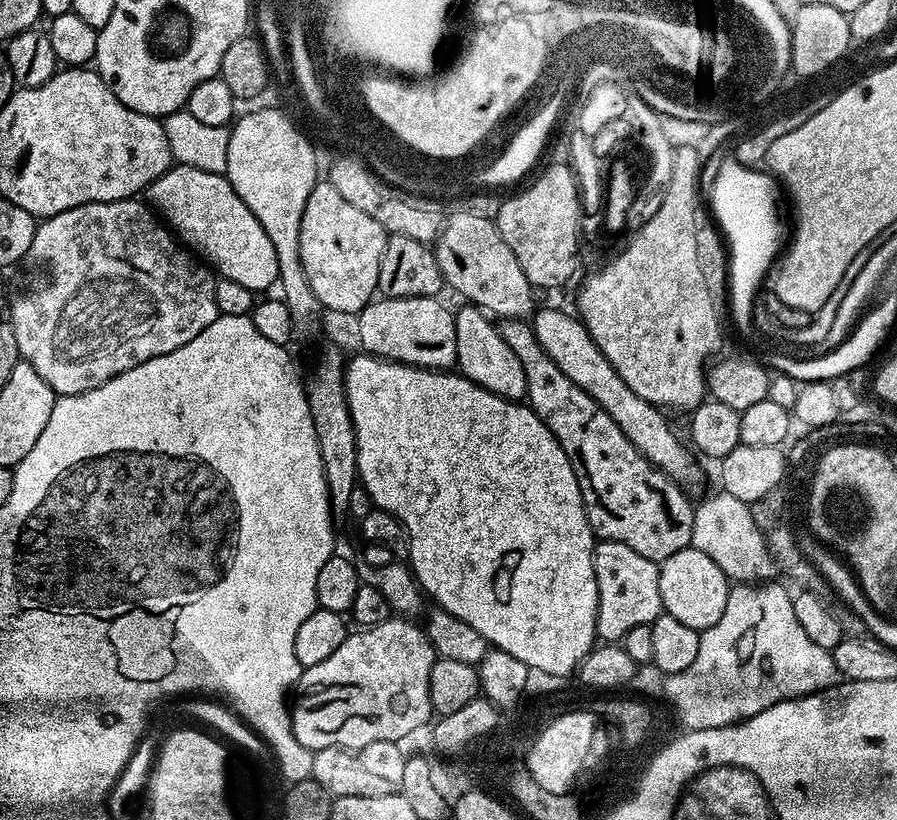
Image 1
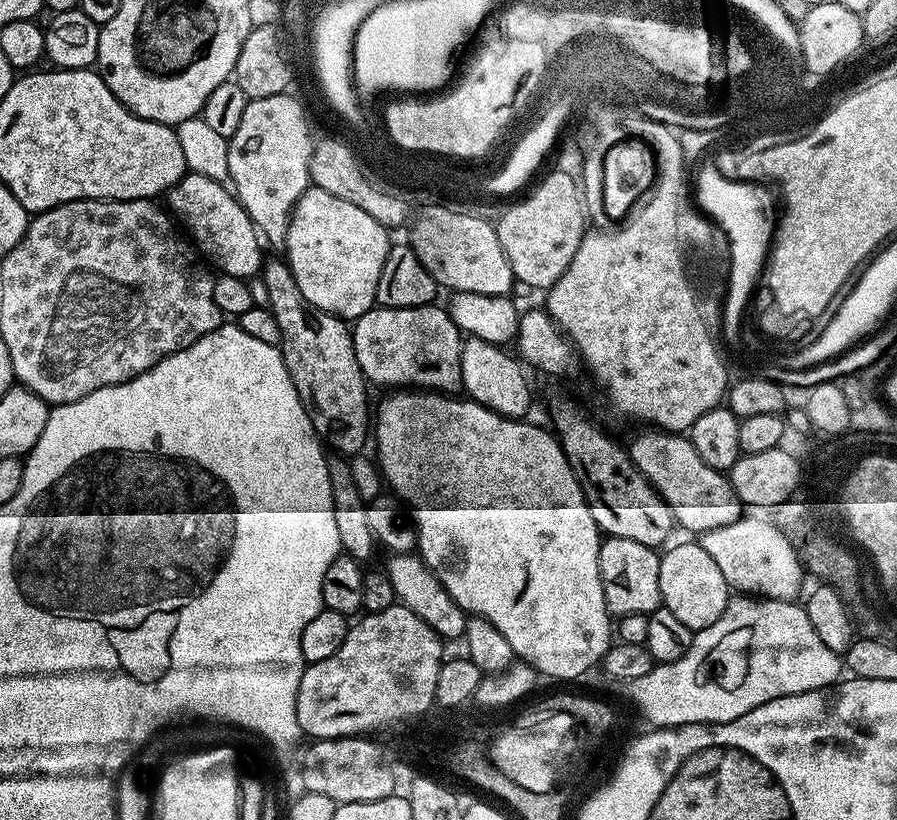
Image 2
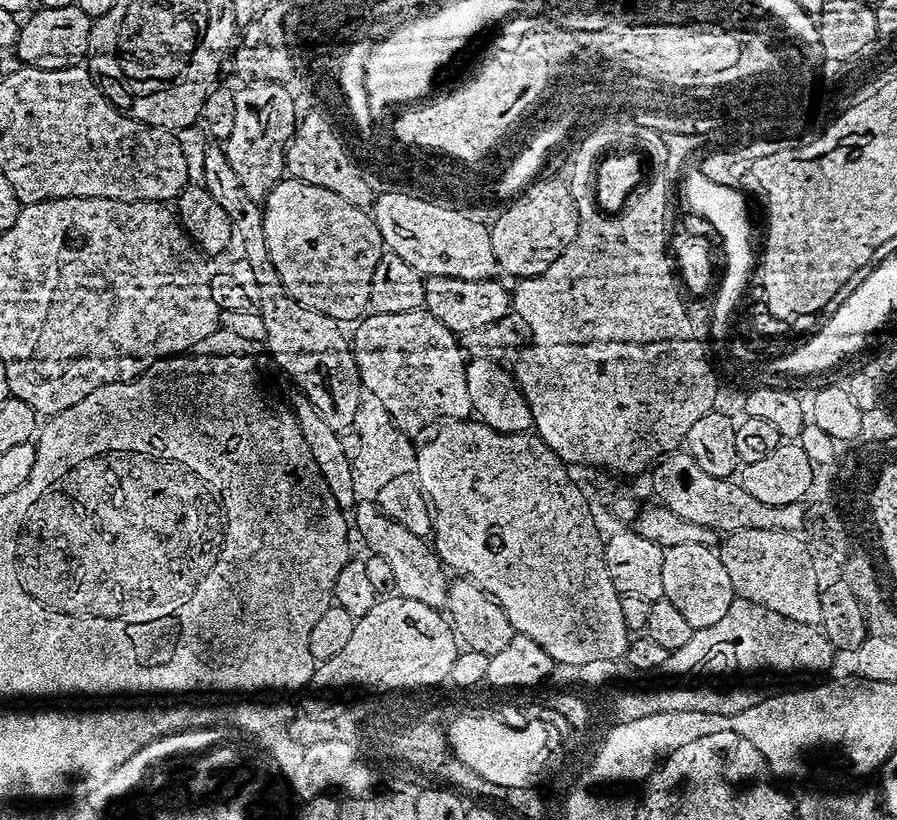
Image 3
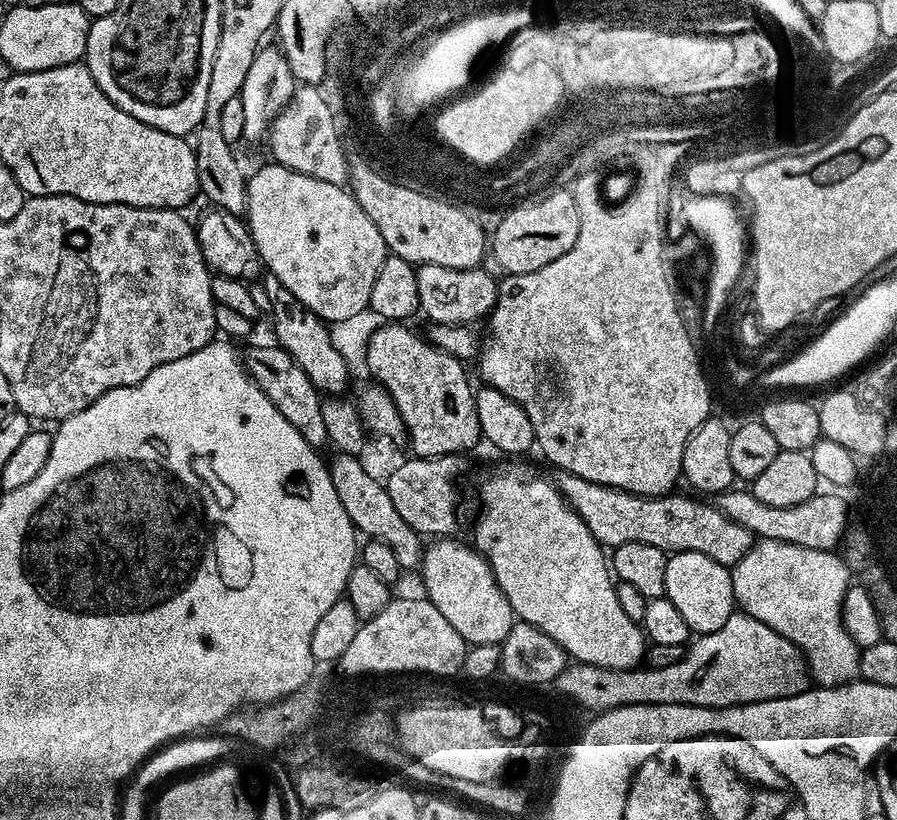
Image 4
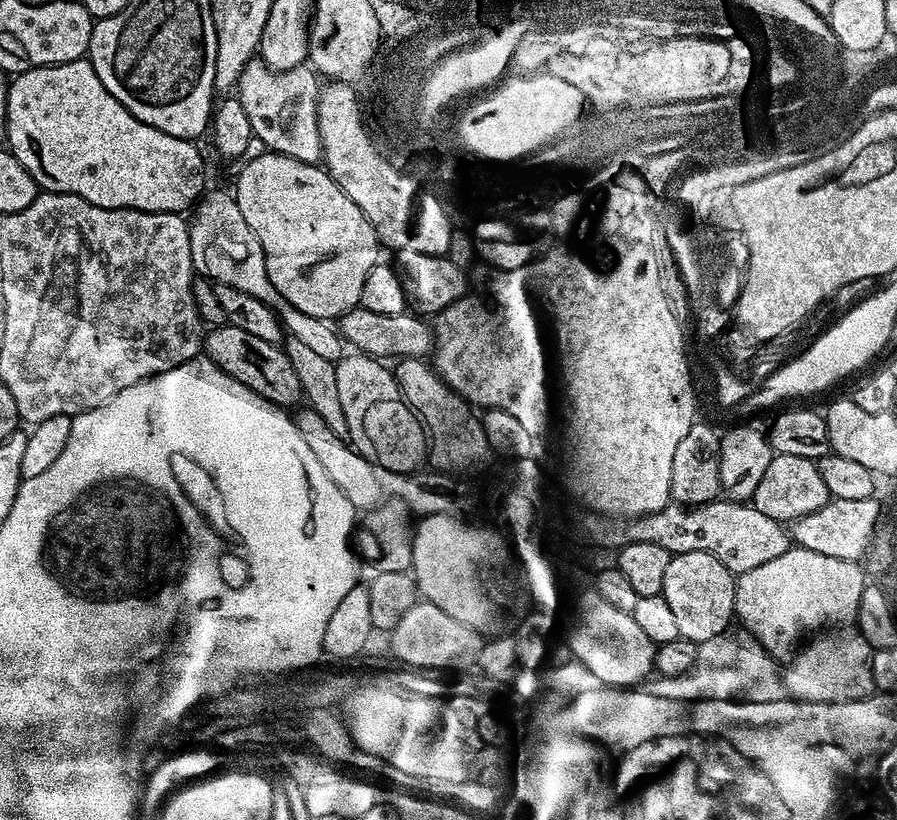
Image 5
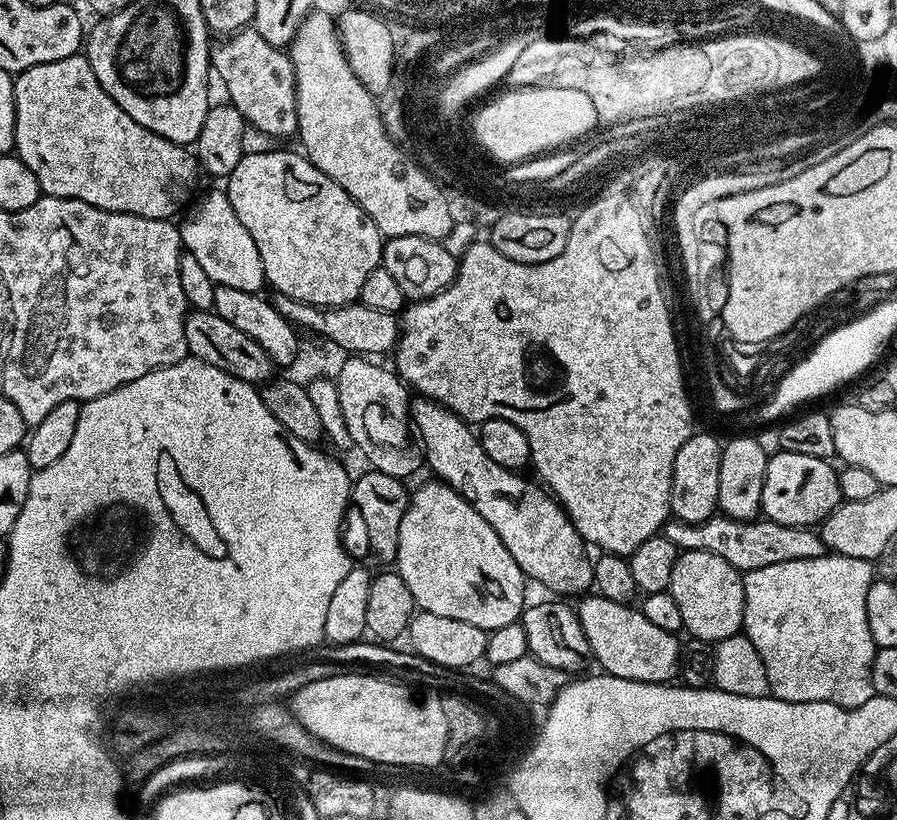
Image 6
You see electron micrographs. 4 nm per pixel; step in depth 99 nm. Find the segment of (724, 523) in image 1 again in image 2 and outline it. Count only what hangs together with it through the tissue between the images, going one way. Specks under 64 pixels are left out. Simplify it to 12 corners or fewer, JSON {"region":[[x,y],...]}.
{"region":[[779,523],[699,533],[729,589],[795,601],[806,572]]}

